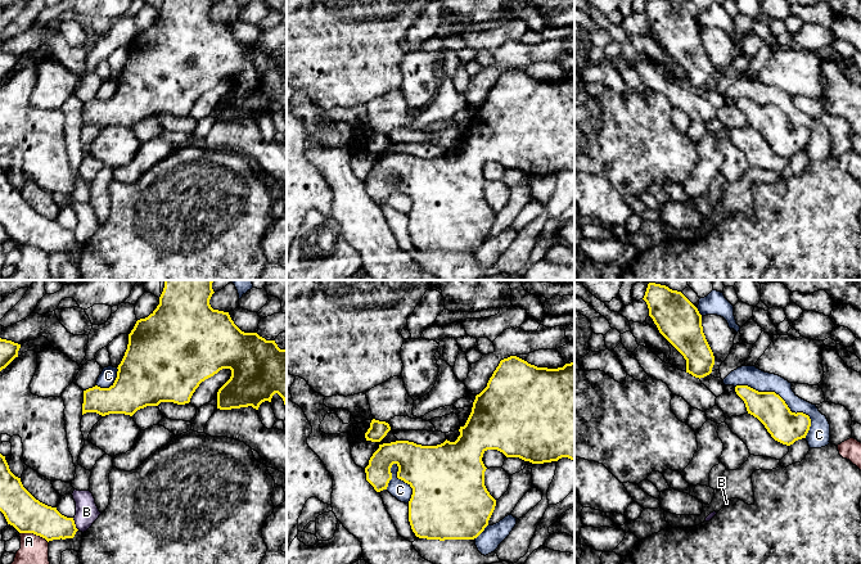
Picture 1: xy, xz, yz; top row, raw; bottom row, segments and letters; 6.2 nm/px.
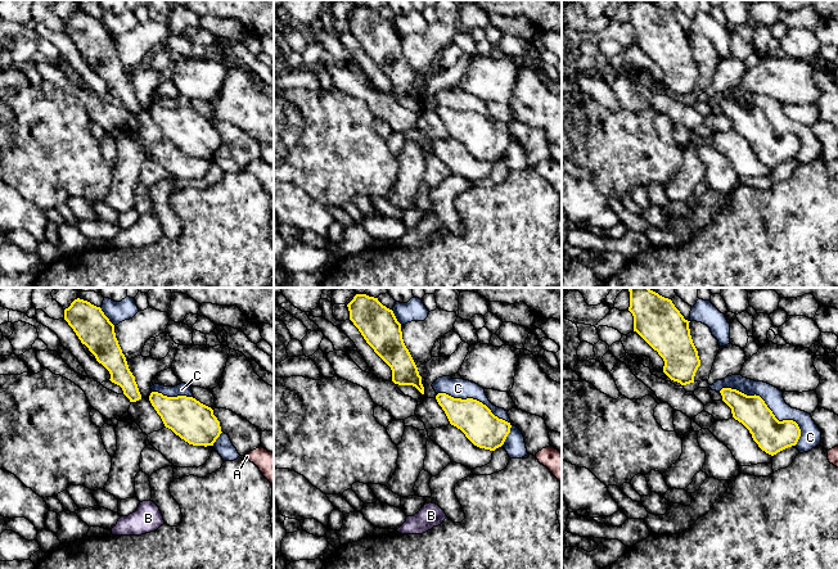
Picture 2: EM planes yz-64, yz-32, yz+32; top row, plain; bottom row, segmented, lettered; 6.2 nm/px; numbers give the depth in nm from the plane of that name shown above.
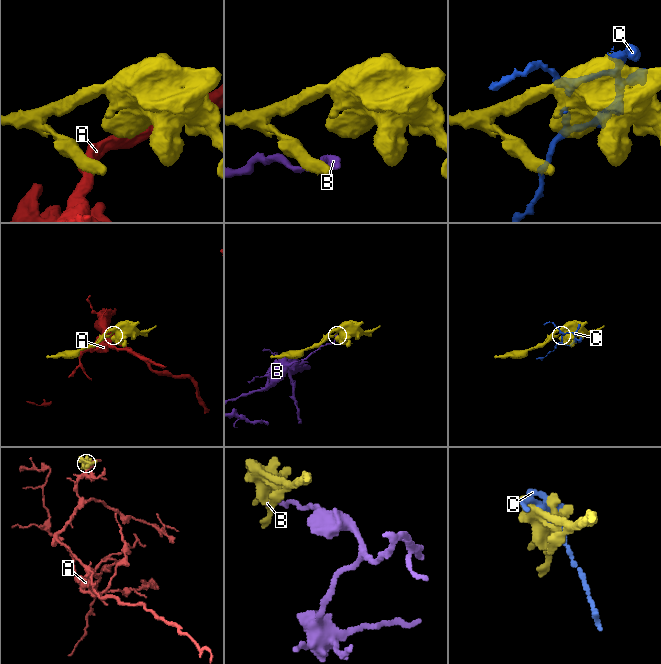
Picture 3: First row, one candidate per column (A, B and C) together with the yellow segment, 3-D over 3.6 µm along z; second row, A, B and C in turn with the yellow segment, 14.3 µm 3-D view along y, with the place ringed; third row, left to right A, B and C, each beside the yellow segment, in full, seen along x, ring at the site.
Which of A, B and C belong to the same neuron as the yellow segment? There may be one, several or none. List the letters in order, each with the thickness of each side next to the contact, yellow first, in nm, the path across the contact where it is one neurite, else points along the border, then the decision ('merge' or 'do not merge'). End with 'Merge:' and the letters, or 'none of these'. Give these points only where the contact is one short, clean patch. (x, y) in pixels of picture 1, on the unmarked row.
A: 220/240 nm | along xy (21, 244), (32, 244), (48, 255) | do not merge
B: 200/140 nm | along xy (72, 230), (79, 242) | do not merge
C: 200/130 nm | do not merge
Merge: none of these

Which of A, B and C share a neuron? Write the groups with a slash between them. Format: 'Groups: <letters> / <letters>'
Groups: A / B / C

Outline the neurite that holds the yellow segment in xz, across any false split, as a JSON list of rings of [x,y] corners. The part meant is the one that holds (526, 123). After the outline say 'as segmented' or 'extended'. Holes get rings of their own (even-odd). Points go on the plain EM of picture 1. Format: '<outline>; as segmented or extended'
[[[510,68],[500,73],[487,99],[475,108],[472,125],[455,154],[445,153],[437,158],[422,158],[409,153],[379,157],[365,180],[366,193],[377,204],[387,202],[392,191],[391,180],[398,179],[397,190],[413,200],[409,213],[409,234],[419,251],[474,252],[488,238],[496,212],[484,198],[486,179],[482,173],[487,162],[497,162],[506,170],[519,170],[532,176],[544,176],[568,170],[574,173],[574,75],[563,80],[537,80]]]; as segmented

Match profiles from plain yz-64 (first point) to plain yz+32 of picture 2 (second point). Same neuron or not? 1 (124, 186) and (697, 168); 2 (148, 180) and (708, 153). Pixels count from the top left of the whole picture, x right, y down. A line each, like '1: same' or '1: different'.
1: same
2: same

